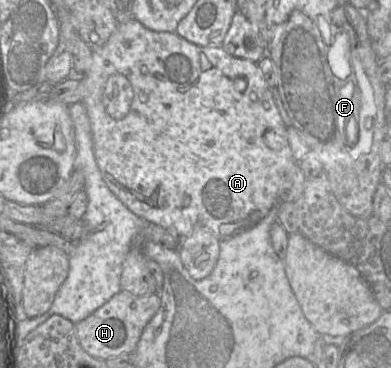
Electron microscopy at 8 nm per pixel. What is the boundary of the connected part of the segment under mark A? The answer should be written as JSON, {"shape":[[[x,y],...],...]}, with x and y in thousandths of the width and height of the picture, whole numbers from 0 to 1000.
{"shape":[[[345,49],[302,65],[276,111],[235,147],[238,171],[207,217],[210,280],[230,326],[243,429],[269,500],[335,576],[376,603],[442,622],[463,644],[478,644],[504,622],[535,622],[565,652],[593,647],[657,609],[714,546],[729,467],[757,438],[739,394],[734,345],[660,171],[593,152],[568,125],[514,128],[450,87],[384,82]]]}

